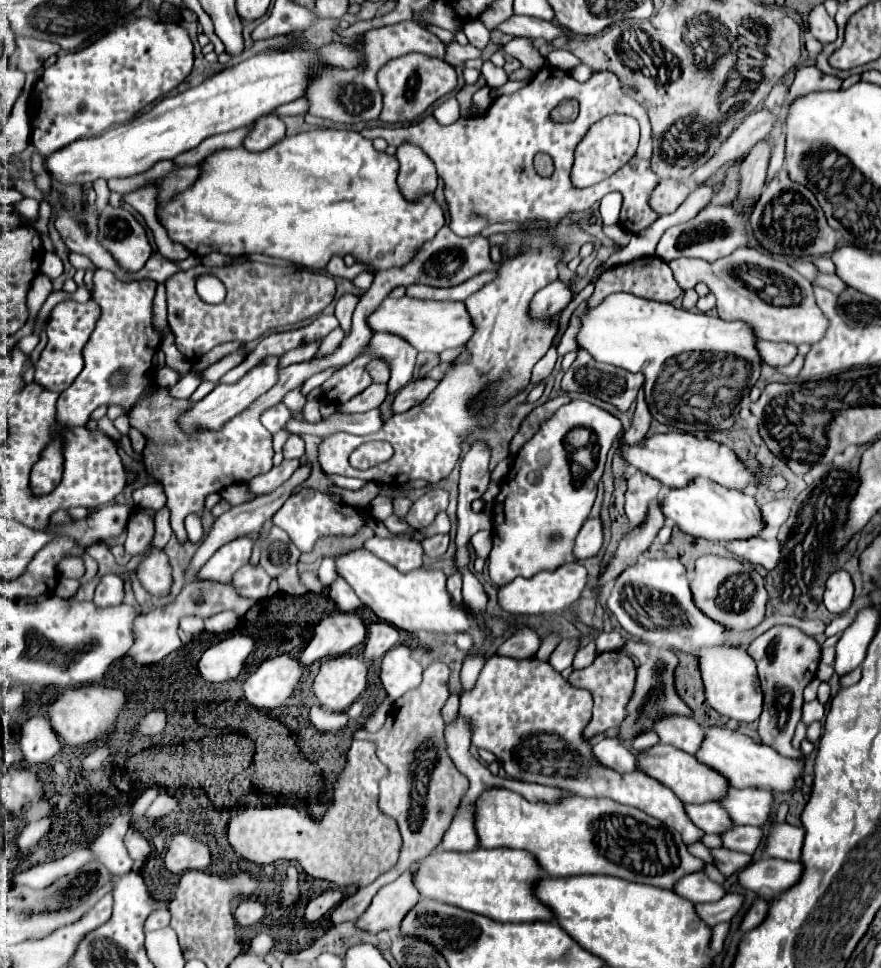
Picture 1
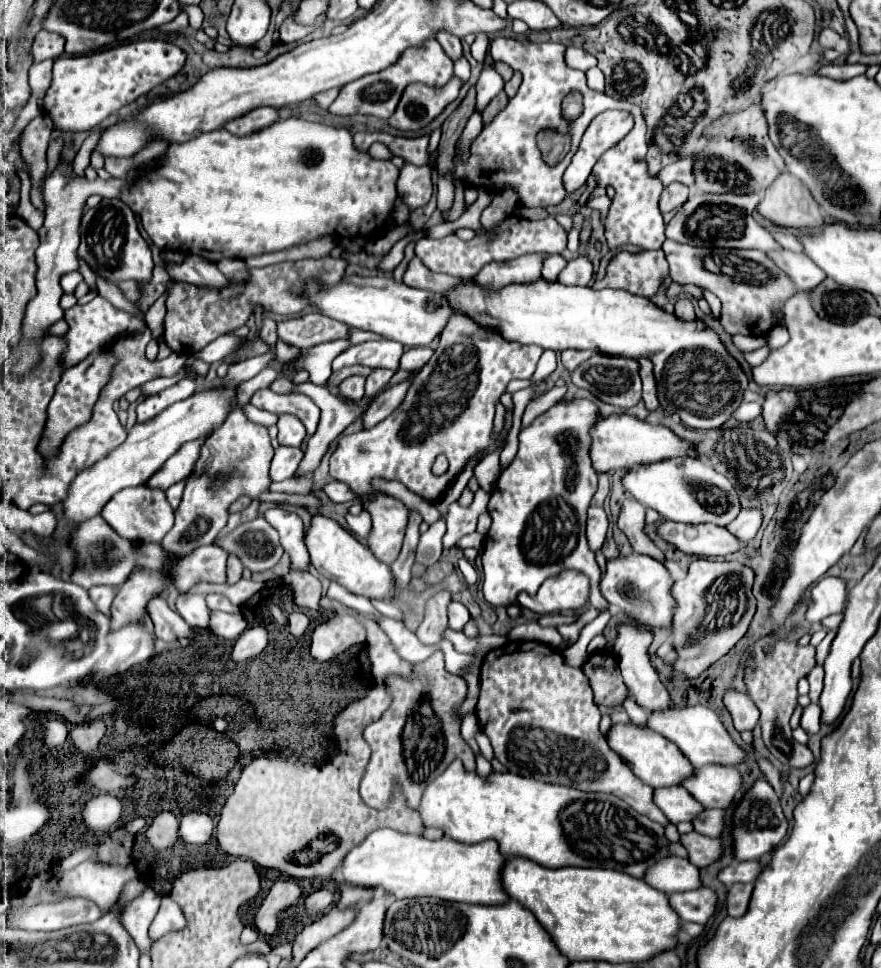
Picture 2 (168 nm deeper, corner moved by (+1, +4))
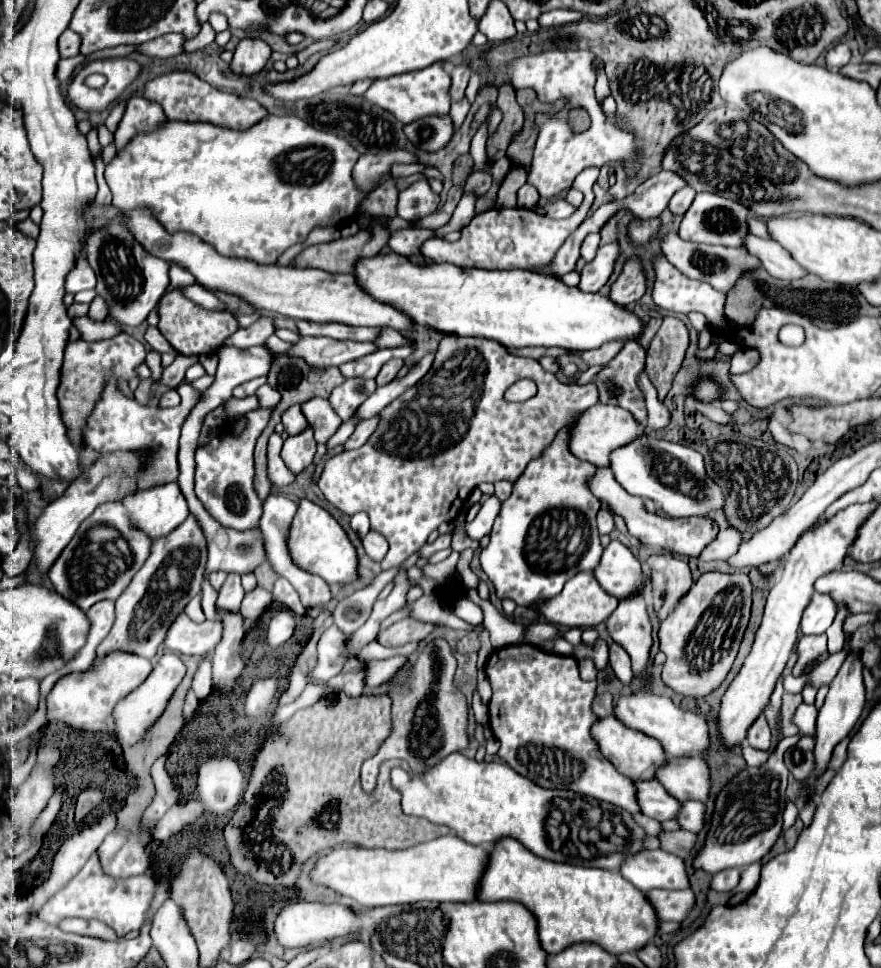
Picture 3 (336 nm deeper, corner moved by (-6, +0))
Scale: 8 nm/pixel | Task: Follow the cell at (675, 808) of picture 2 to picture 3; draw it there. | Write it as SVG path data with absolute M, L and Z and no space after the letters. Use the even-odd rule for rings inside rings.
M644 780L634 784L638 788L638 800L640 800L640 808L644 816L656 818L658 822L678 818L682 802L670 796L658 780Z

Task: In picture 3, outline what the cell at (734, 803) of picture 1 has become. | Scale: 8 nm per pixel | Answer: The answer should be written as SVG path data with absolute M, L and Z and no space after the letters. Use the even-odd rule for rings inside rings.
M690 756L688 760L670 758L670 762L660 768L656 780L680 802L700 800L706 802L712 788L710 766L700 756Z

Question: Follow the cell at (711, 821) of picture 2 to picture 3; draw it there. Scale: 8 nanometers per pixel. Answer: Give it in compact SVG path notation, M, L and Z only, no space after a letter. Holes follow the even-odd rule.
M684 802L682 804L682 812L678 816L678 822L684 830L698 834L704 828L704 820L706 820L706 804L704 802Z

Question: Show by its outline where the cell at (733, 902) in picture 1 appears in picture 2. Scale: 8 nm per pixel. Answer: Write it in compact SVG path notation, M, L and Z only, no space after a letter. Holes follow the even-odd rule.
M697 888L689 892L669 894L669 904L681 920L705 924L715 912L717 896L709 888Z

